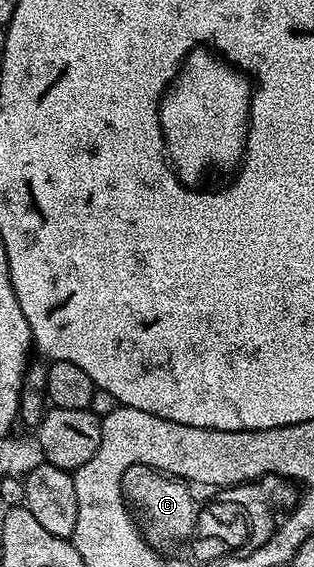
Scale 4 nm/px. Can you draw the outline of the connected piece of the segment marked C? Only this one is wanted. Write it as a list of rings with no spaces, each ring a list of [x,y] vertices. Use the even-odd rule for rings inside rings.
[[[135,464],[123,472],[121,491],[129,505],[136,506],[135,511],[138,514],[140,512],[144,518],[141,518],[140,529],[151,547],[163,548],[166,544],[186,537],[193,530],[196,522],[196,504],[190,492],[191,487],[179,477],[171,477],[145,464]]]

